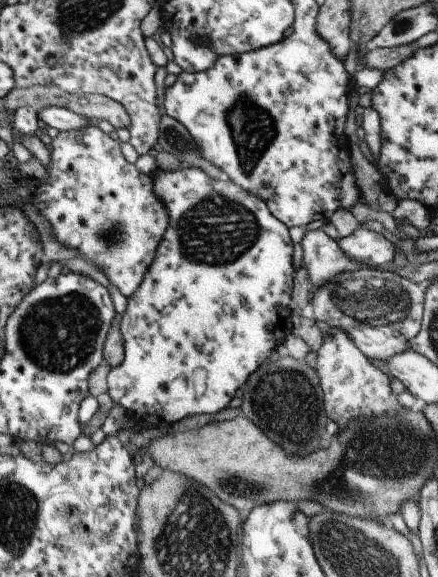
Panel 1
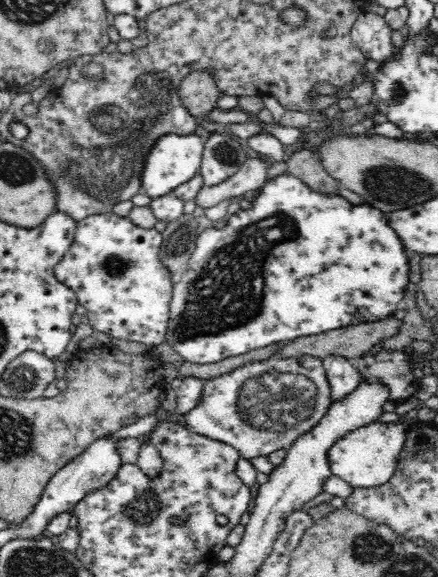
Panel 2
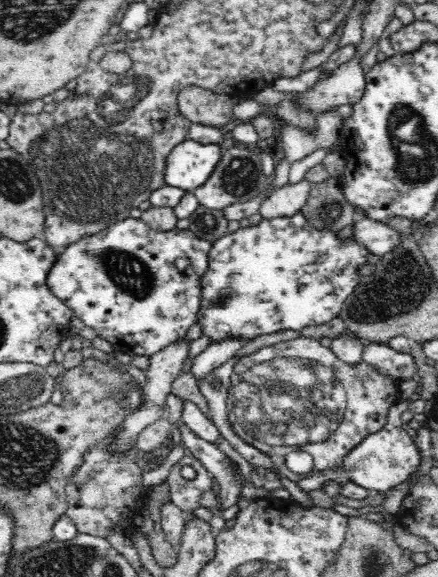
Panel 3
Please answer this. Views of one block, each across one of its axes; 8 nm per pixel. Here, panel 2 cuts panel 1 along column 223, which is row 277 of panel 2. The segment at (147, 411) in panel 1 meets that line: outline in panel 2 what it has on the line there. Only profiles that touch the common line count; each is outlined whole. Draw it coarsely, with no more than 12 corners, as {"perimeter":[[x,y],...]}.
{"perimeter":[[287,172],[198,235],[165,342],[214,364],[401,310],[387,213]]}

